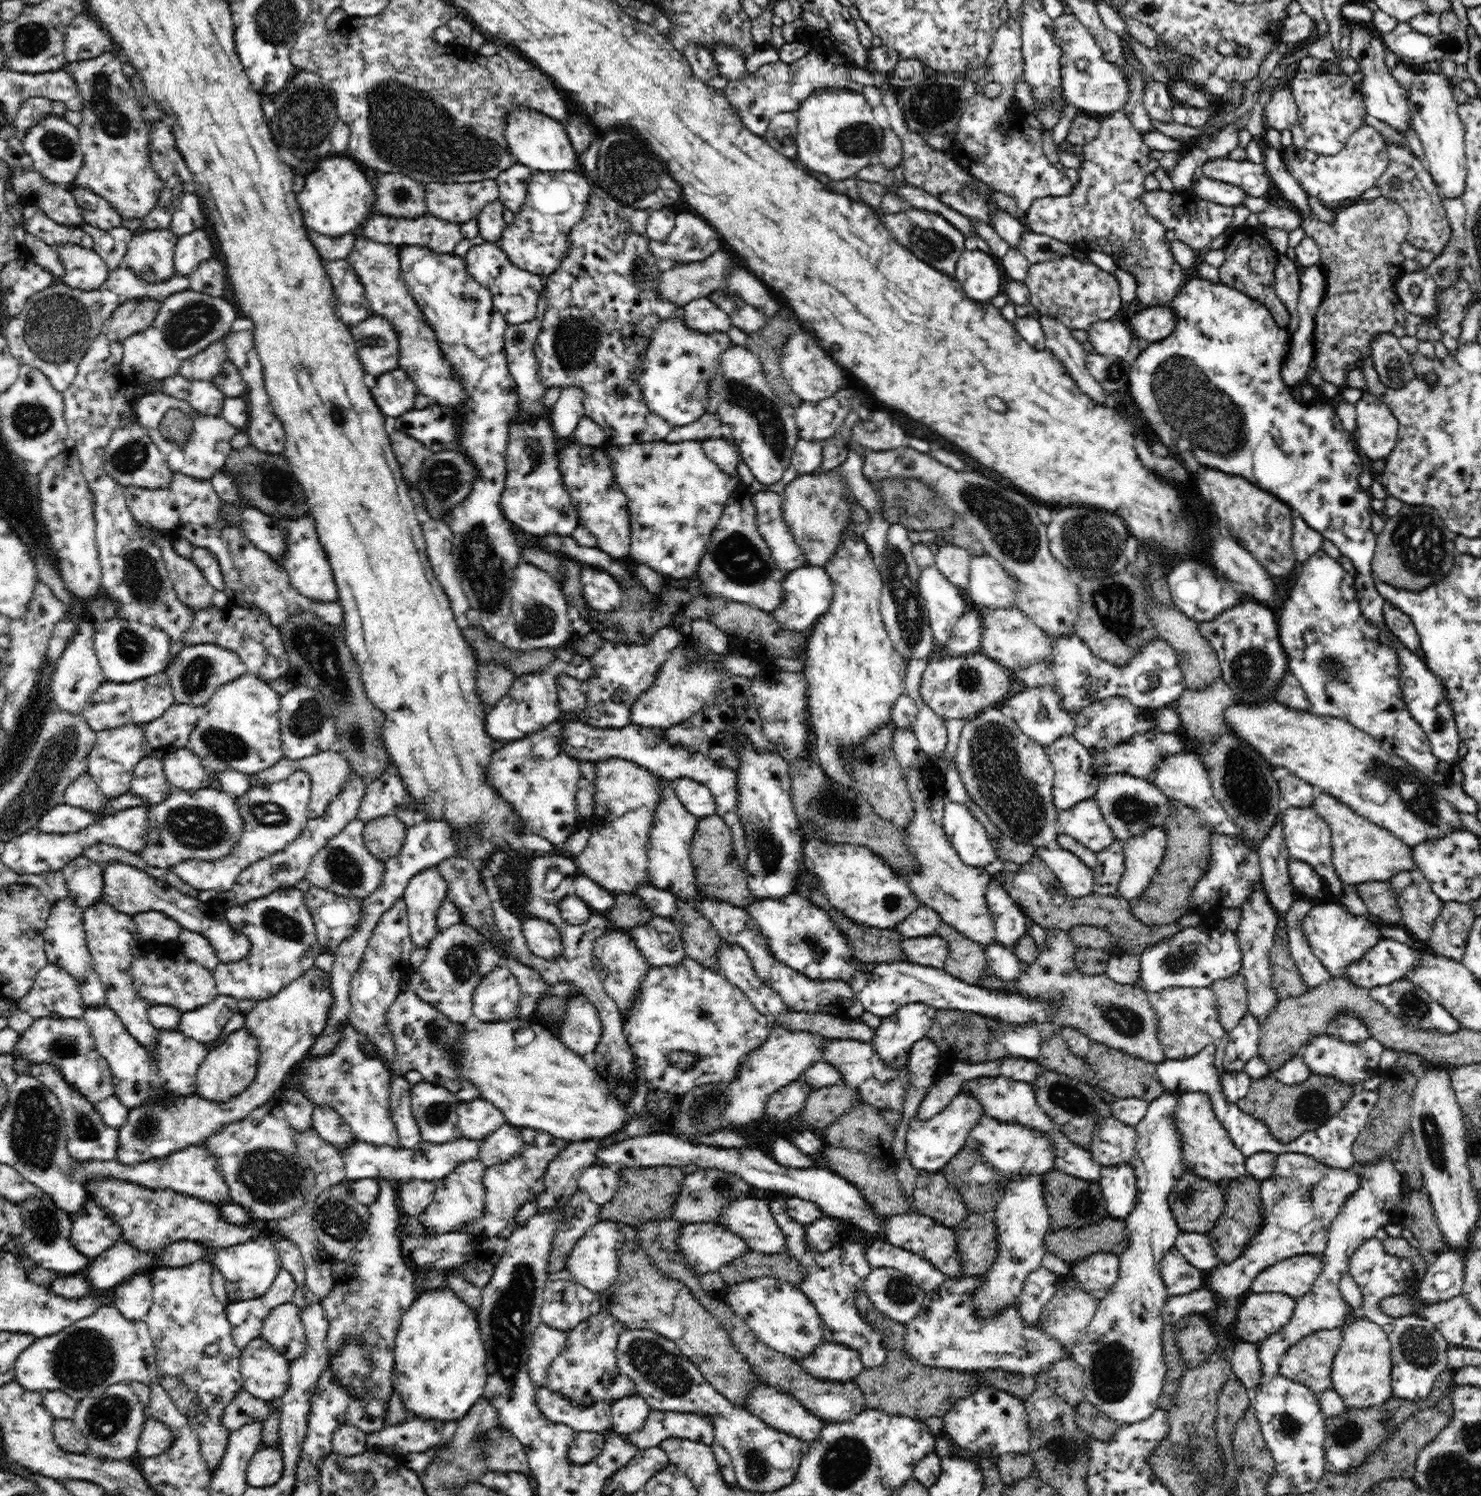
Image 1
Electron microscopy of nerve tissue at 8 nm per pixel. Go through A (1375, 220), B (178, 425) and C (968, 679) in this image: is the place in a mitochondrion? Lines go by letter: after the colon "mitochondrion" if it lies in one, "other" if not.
A: mitochondrion
B: mitochondrion
C: mitochondrion

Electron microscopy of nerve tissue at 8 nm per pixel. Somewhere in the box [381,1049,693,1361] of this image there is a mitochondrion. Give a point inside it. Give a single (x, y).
(436, 1115)

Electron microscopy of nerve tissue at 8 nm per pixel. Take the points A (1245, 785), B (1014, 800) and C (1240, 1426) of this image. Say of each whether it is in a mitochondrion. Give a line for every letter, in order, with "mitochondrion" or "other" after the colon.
A: mitochondrion
B: mitochondrion
C: other

